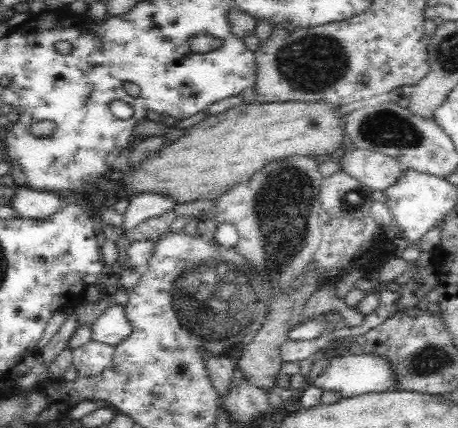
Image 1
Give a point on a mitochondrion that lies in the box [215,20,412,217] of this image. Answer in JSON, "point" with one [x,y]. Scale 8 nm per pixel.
{"point":[315,63]}

